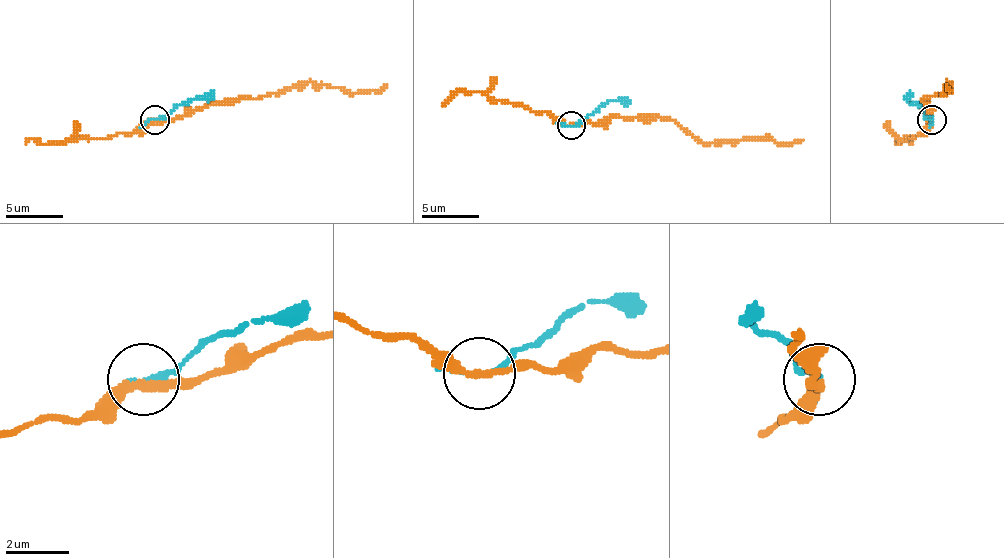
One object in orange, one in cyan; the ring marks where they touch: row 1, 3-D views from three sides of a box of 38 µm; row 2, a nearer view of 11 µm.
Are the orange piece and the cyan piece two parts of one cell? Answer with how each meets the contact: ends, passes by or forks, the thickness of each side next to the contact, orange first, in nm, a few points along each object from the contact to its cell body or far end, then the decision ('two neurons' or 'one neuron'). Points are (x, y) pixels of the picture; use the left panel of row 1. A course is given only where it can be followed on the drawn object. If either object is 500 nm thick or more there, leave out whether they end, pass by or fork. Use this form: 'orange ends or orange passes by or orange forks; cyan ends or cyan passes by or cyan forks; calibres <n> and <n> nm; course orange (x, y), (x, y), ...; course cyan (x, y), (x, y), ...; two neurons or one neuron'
orange passes by; cyan passes by; calibres 240 and 120 nm; course orange (154, 119), (182, 119), (210, 104), (253, 99), (310, 82), (353, 93), (381, 90), (387, 85); course cyan (154, 119), (162, 119), (193, 99), (205, 99), (213, 90); two neurons

